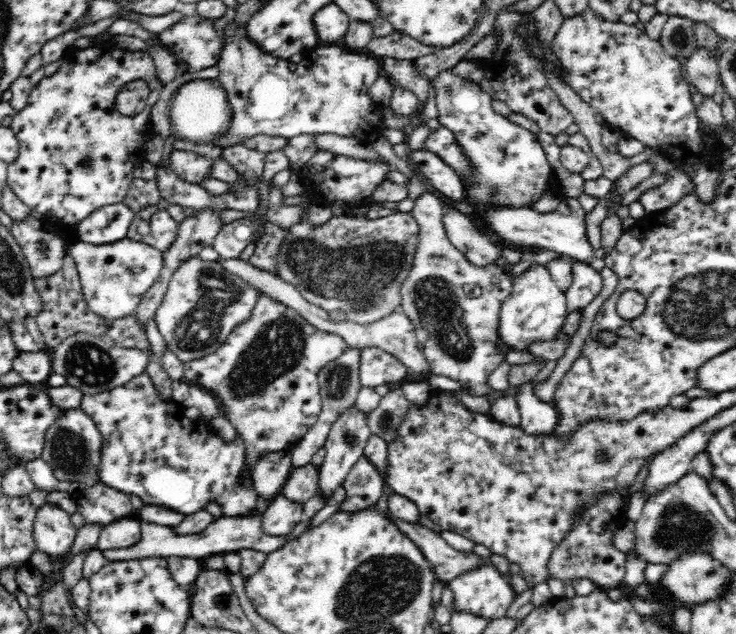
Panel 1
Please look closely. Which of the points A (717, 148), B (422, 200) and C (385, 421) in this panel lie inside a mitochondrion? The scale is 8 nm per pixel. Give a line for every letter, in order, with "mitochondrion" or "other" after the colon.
A: other
B: other
C: mitochondrion

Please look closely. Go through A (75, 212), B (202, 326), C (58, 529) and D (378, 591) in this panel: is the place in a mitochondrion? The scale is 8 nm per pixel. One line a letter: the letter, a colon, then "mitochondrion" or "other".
A: other
B: mitochondrion
C: other
D: mitochondrion

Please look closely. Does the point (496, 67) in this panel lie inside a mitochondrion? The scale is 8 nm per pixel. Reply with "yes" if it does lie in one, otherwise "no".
no

